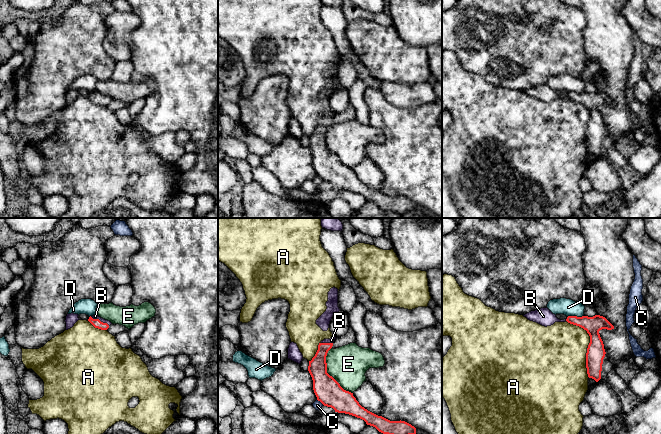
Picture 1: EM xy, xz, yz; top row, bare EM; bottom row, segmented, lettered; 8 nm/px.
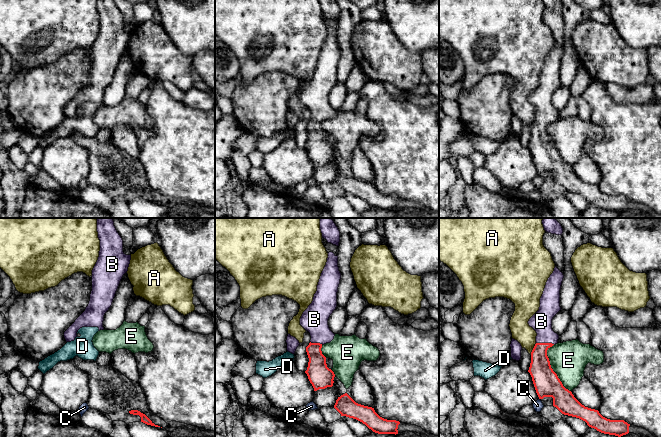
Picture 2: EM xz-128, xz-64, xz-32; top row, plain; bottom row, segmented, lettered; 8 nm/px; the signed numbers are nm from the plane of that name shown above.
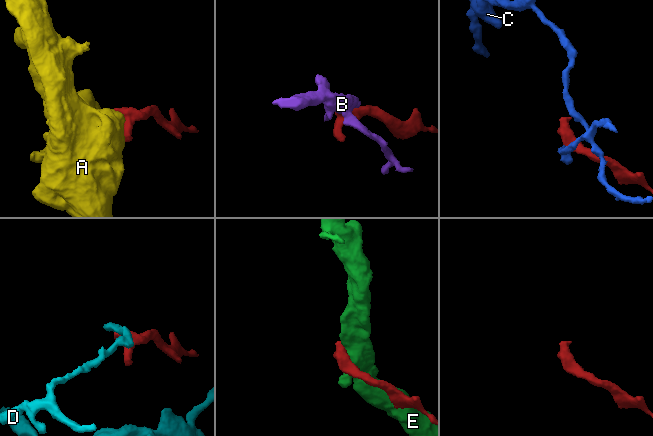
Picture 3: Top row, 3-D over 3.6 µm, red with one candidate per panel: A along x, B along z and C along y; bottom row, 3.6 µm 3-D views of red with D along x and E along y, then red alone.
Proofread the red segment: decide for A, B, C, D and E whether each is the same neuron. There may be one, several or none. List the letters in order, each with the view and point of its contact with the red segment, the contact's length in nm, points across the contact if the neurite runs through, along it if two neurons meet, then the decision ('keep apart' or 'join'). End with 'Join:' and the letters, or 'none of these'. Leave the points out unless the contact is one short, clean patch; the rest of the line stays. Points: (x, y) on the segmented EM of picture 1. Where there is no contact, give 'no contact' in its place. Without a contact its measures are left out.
A: meets red in yz at (589, 344); contact 500 nm long; border along yz (566, 320), (582, 327), (589, 336), (589, 377); keep apart
B: meets red in xy at (99, 320); contact 180 nm long; runs through xy (96, 323), (99, 320), (95, 316); join
C: meets red in xz at (320, 401); contact 70 nm long; border along xz (317, 399), (323, 404); keep apart
D: meets red in yz at (574, 316); contact 130 nm long; keep apart
E: meets red in xz at (326, 372); contact 420 nm long; keep apart
Join: B

